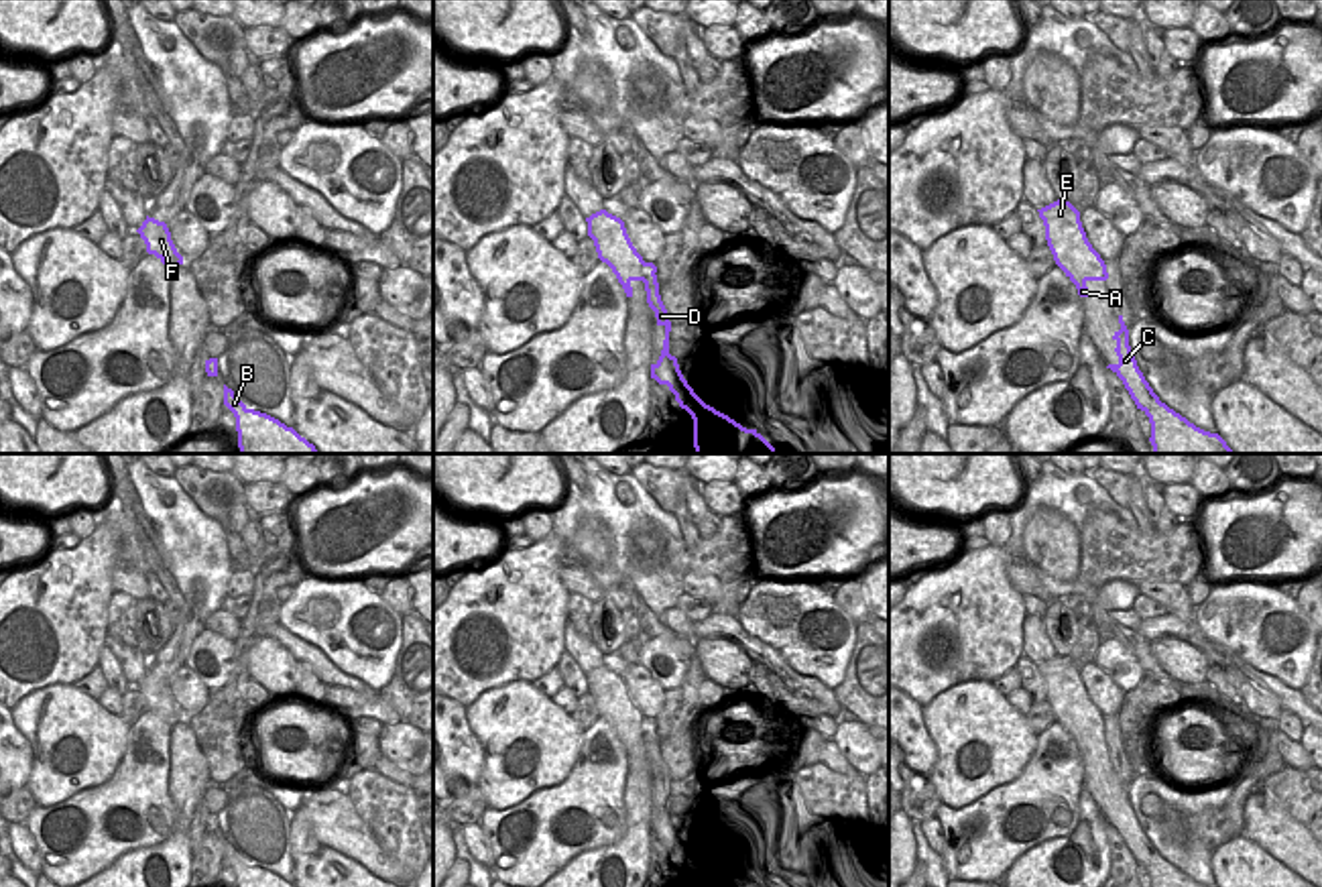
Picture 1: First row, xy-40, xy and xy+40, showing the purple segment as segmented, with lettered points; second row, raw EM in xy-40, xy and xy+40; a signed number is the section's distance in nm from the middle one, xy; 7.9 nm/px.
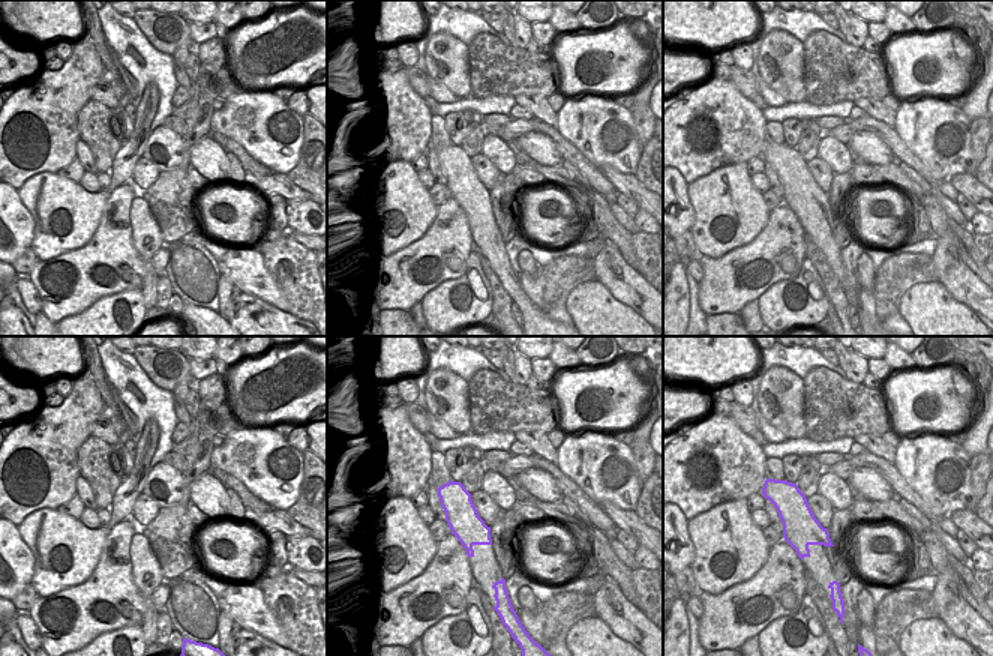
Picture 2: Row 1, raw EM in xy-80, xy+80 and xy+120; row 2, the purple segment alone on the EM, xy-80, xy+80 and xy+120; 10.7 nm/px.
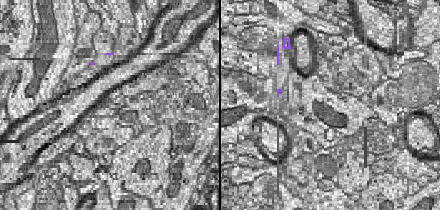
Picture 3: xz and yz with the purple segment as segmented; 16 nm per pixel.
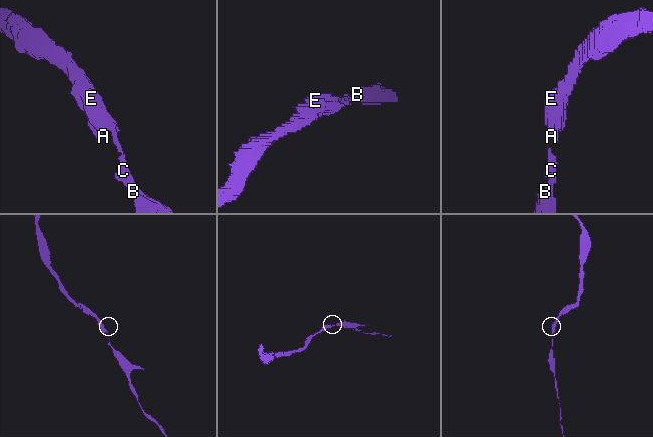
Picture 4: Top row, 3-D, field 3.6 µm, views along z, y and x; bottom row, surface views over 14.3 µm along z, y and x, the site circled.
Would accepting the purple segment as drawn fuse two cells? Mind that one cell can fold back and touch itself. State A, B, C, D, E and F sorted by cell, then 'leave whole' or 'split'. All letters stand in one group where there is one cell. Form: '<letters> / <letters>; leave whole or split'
A B C D E F; leave whole

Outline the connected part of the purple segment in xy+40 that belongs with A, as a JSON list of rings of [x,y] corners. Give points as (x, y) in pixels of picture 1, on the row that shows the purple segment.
[[[1054,201],[1039,212],[1045,240],[1056,264],[1076,285],[1080,297],[1088,297],[1088,281],[1106,281],[1106,264],[1092,248],[1080,222],[1080,212],[1070,201]]]

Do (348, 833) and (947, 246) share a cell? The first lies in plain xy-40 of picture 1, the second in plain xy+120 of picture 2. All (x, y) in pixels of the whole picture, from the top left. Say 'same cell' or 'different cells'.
same cell

